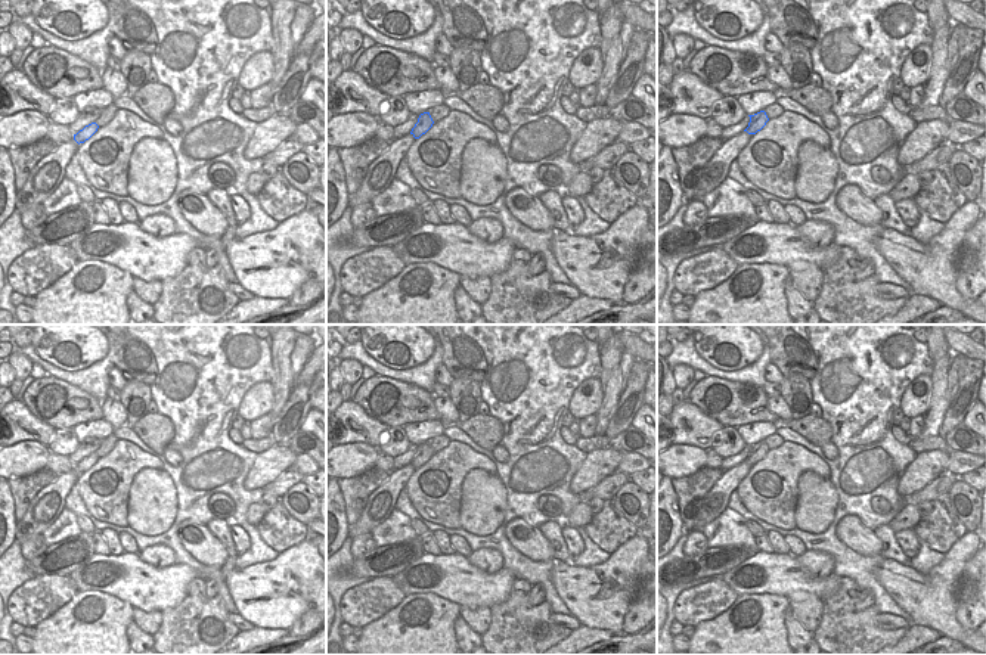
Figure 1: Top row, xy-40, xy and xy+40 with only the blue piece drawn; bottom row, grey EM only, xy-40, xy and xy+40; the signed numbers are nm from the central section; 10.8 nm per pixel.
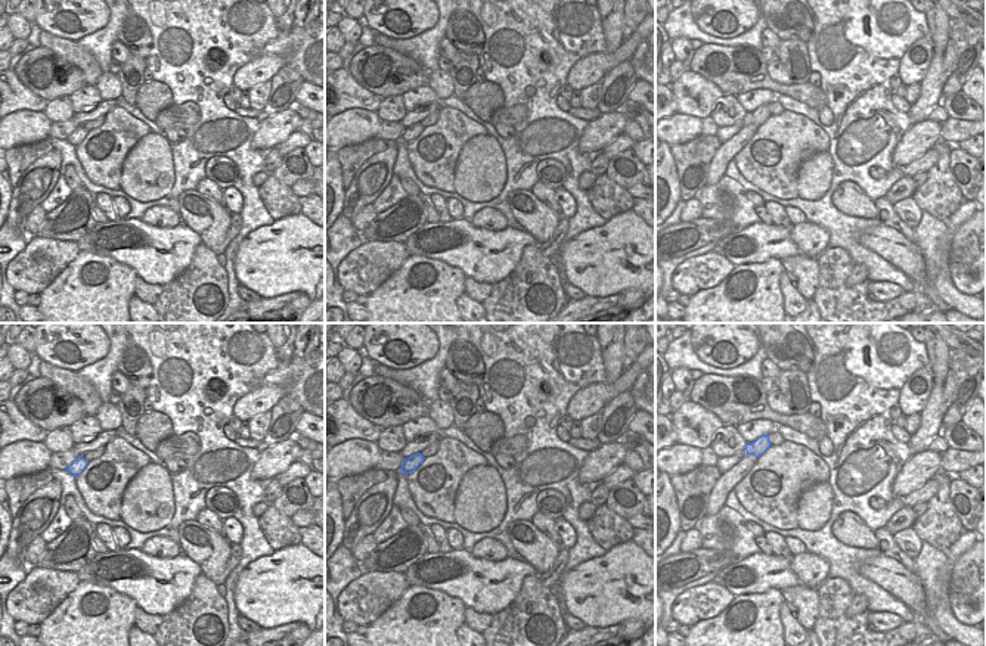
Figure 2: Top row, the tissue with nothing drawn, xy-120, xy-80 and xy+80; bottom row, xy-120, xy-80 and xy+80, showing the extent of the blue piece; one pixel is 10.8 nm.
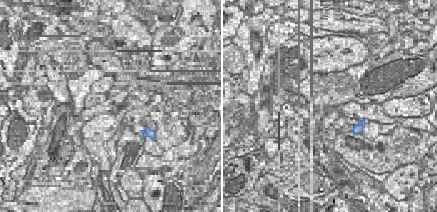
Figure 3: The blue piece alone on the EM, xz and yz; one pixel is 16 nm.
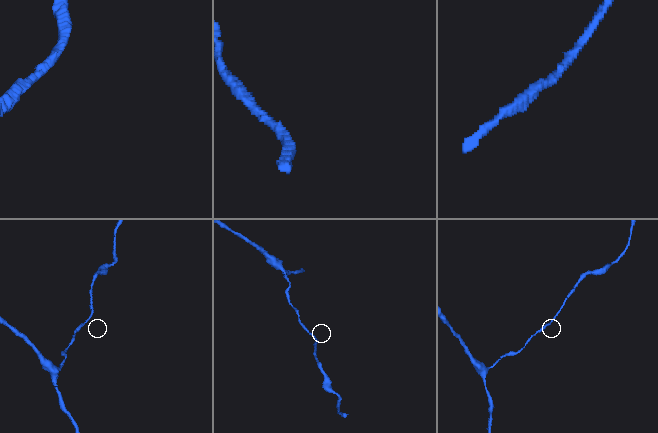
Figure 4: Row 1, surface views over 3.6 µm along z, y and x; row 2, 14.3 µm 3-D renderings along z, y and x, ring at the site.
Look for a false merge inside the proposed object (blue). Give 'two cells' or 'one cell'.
one cell

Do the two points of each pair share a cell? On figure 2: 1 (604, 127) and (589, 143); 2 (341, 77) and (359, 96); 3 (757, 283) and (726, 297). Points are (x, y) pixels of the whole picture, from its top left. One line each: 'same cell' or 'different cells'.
1: same cell
2: same cell
3: same cell

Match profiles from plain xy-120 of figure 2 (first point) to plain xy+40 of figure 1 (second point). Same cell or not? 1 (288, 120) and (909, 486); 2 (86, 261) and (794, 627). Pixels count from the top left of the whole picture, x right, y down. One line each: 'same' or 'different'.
1: same
2: different

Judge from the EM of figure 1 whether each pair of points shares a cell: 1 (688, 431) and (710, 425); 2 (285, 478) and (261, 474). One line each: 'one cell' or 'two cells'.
1: one cell
2: two cells

